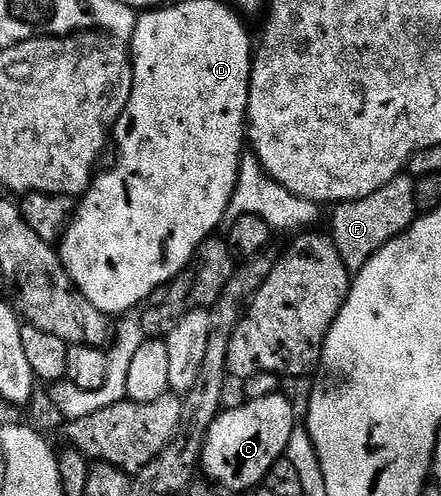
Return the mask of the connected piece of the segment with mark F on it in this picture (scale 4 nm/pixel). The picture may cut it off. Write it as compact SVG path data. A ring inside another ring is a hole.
M408 173L396 175L383 189L375 189L362 199L334 206L333 231L331 238L339 257L348 265L350 272L360 271L370 257L383 245L387 245L397 235L402 235L414 219L418 218L419 208L415 201L415 179Z

